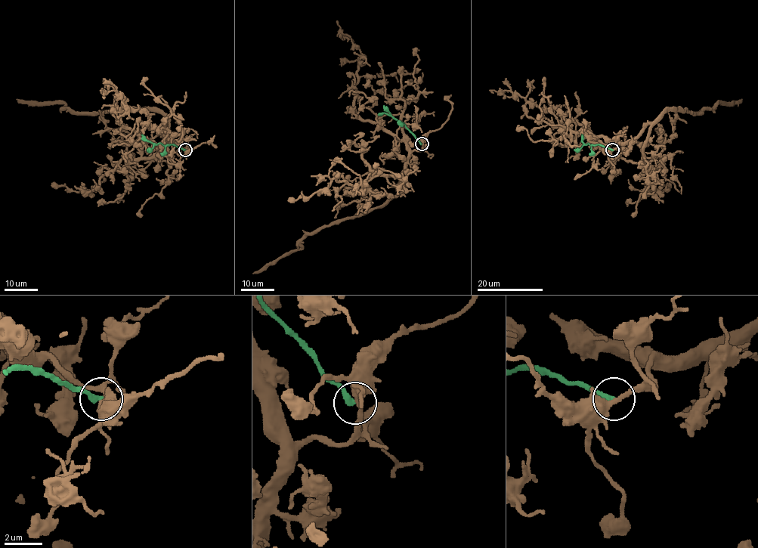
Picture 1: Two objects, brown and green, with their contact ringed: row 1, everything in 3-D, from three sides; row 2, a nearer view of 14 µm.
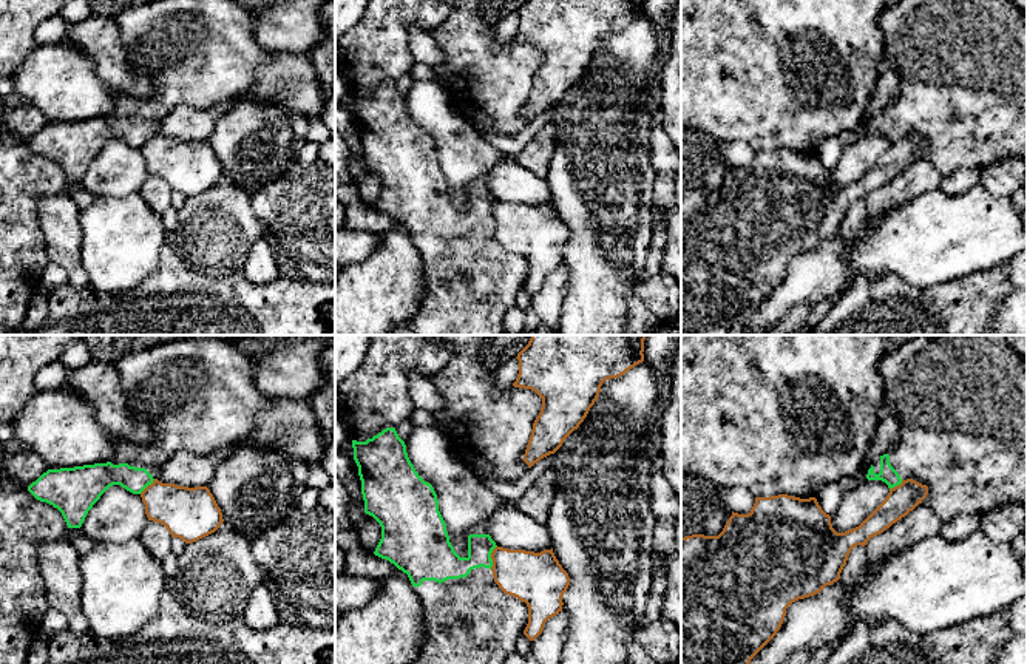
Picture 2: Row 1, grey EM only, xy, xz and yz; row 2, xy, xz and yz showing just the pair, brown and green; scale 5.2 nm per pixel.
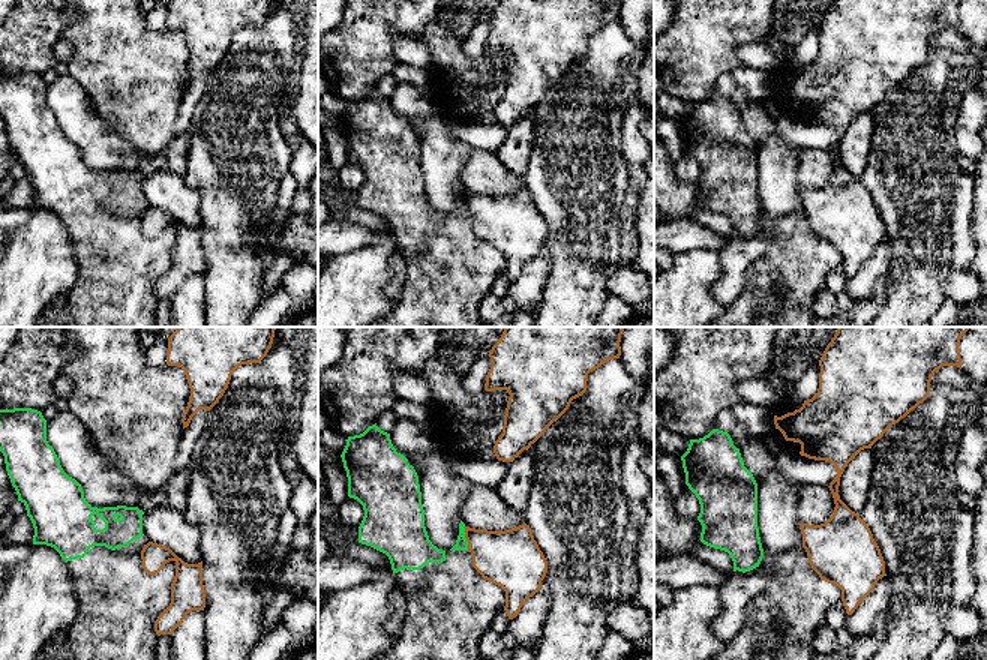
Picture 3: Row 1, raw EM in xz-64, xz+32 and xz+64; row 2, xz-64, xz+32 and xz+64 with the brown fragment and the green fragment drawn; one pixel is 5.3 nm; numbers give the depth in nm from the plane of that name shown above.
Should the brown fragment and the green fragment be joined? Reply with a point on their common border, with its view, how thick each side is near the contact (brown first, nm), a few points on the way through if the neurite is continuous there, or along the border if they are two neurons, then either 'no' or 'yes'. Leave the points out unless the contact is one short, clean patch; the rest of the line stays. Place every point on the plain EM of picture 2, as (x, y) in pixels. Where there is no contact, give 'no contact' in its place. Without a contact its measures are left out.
meets brown in xz at (491, 212); 280 nm thick on the brown side, 170 nm on the other; border along xz (496, 199), (491, 207), (490, 223); no

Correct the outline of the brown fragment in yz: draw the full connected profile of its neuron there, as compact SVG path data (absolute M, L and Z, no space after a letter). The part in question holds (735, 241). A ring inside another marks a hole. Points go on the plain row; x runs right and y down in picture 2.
M913 133L890 144L885 154L856 182L837 187L831 170L815 151L800 153L788 148L755 151L747 168L732 165L718 190L692 188L681 191L681 335L772 335L774 329L752 332L751 313L777 289L786 263L820 247L840 233L851 204L913 165L928 148L928 141Z

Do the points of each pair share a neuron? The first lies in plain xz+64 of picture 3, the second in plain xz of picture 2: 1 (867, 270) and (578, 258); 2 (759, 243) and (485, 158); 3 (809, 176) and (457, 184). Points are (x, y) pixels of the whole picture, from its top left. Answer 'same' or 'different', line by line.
1: different
2: same
3: different

